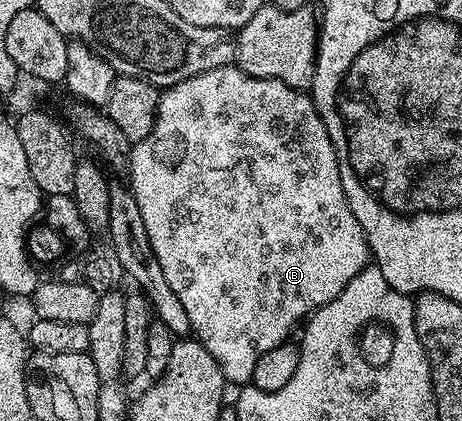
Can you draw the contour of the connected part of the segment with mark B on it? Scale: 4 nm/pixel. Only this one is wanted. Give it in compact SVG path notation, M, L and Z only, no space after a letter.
M229 64L167 87L156 105L156 119L151 132L131 147L126 178L134 200L138 200L142 221L146 224L146 236L150 236L150 248L154 248L154 256L158 256L158 264L162 264L162 273L170 288L174 288L174 296L182 300L186 316L190 316L196 341L202 343L214 360L218 360L225 383L251 383L260 366L260 358L278 349L291 336L296 322L298 326L318 308L330 304L330 300L334 300L334 296L338 296L338 292L342 292L342 288L346 288L358 272L370 265L372 250L368 247L366 232L362 232L362 224L358 224L354 212L350 212L348 197L342 188L342 176L338 172L338 156L326 132L326 124L322 124L318 116L311 93L287 86L282 80L255 78L239 66Z

